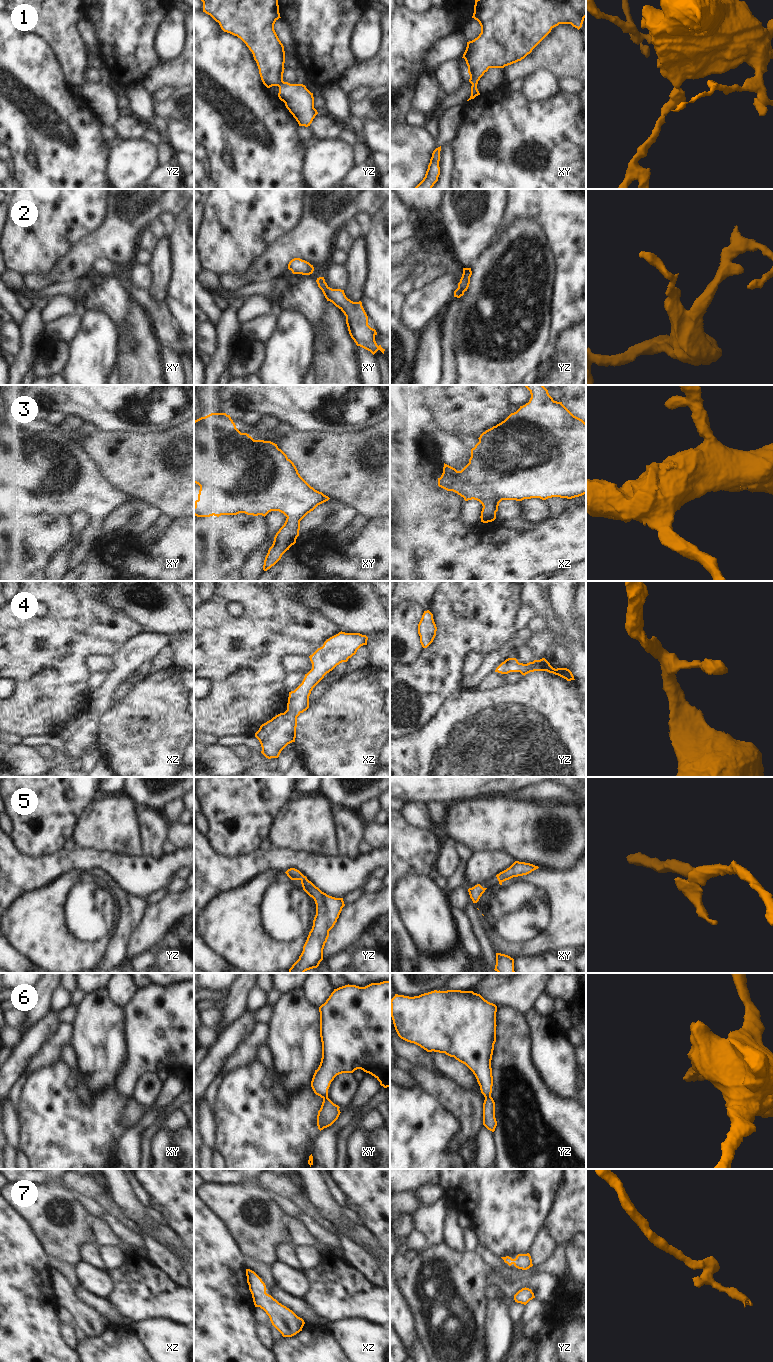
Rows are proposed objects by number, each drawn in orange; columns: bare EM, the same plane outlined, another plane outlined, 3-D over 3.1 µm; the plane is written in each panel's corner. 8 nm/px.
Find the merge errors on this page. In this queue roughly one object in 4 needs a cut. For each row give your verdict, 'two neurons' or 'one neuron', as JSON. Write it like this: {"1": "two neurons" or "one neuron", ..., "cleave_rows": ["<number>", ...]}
{"1": "one neuron", "2": "one neuron", "3": "one neuron", "4": "one neuron", "5": "one neuron", "6": "two neurons", "7": "one neuron", "cleave_rows": ["6"]}

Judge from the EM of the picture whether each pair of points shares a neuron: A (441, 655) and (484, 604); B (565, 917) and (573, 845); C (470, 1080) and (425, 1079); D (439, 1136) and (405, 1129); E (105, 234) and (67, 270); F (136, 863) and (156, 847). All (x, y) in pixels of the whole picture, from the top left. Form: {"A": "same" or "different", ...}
{"A": "same", "B": "different", "C": "different", "D": "same", "E": "same", "F": "different"}

